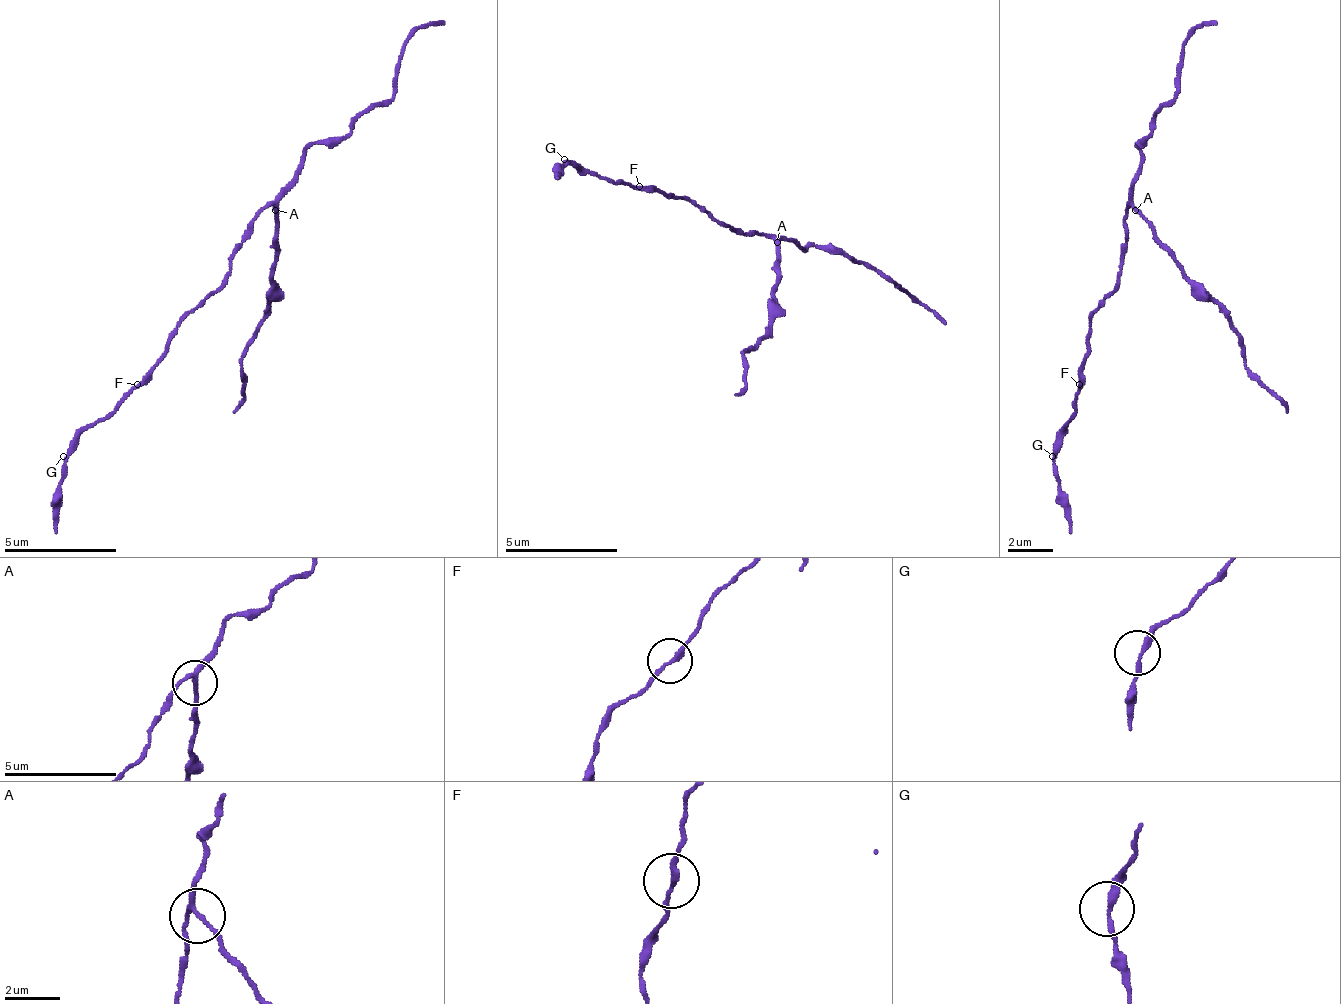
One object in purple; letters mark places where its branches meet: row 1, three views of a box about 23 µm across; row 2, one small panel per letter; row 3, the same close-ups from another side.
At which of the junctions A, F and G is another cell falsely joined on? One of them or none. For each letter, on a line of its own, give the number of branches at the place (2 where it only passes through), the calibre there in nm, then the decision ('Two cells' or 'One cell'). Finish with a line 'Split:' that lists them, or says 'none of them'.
A: Branches: 3. Thickness 150 nm. Two cells
F: Branches: 2. Thickness 170 nm. One cell
G: Branches: 2. Thickness 190 nm. One cell
Split: A

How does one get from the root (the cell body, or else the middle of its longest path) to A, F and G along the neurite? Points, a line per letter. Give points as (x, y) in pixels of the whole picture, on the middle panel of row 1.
A: (733, 227), (739, 227), (744, 232), (761, 232), (772, 244), (778, 244)
F: (733, 227), (722, 227), (688, 199), (666, 199), (649, 187), (637, 187)
G: (733, 227), (722, 227), (688, 199), (666, 199), (649, 187), (609, 182), (604, 176), (587, 176), (564, 159)

